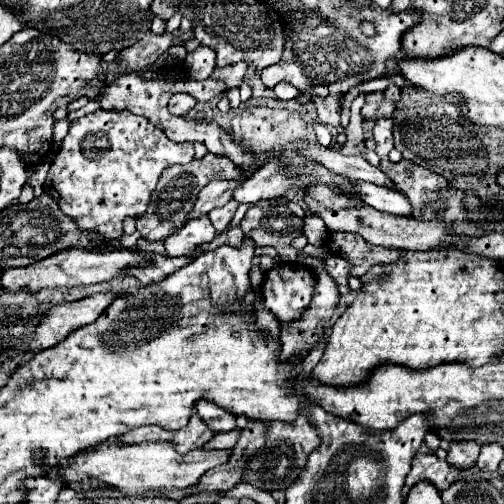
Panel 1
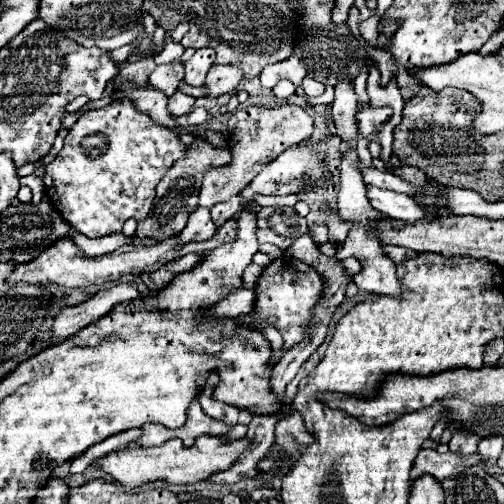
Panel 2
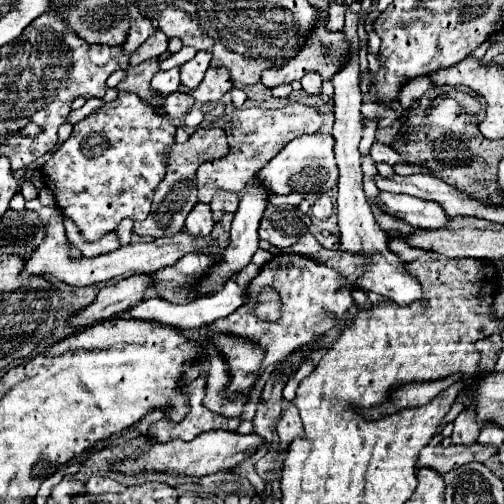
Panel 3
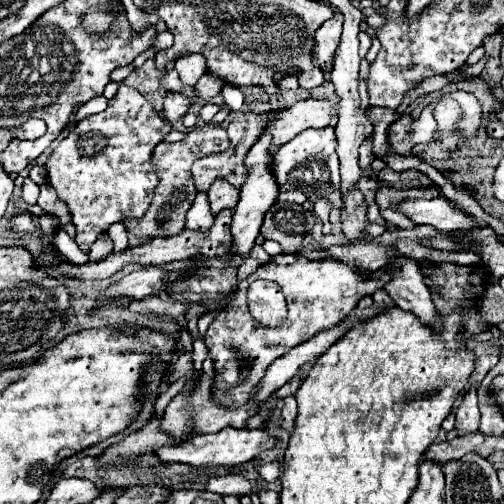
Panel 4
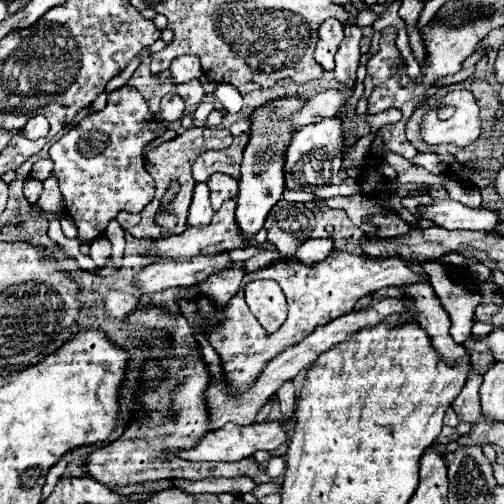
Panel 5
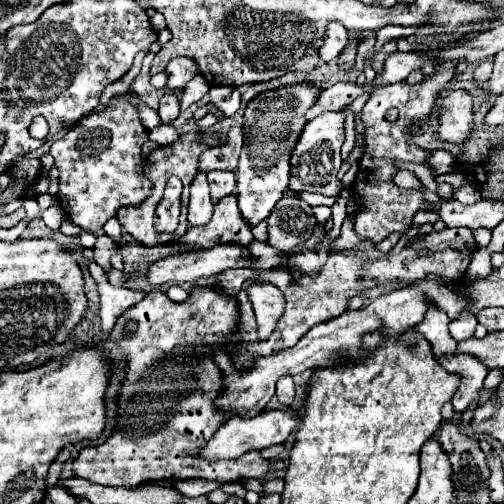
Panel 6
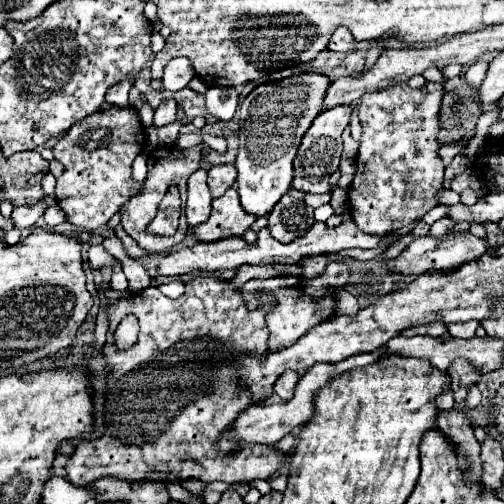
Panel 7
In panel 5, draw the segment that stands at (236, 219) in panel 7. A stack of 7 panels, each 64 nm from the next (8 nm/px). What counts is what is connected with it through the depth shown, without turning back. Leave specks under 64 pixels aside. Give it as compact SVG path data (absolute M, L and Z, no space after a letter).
M226 200L220 210L214 214L212 222L204 228L186 228L184 234L178 236L168 236L164 240L154 242L148 250L144 250L142 254L150 254L150 256L164 256L164 258L174 258L174 260L186 260L198 254L216 254L216 252L226 252L226 250L234 250L234 248L248 248L254 242L252 240L244 240L244 236L240 236L240 226L236 224L236 202L234 200Z

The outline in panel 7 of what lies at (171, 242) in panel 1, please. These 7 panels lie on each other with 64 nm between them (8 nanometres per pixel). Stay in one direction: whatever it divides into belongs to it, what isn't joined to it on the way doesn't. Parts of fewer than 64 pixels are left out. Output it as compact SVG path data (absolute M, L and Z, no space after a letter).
M198 168L188 178L188 200L186 200L186 220L190 228L200 226L210 216L212 196L206 186L206 170Z

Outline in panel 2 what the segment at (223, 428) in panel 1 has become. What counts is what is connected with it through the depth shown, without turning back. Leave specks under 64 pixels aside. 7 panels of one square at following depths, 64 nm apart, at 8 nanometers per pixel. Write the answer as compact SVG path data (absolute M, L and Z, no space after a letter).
M210 372L208 380L206 380L206 388L204 388L202 394L200 394L200 406L202 406L202 410L204 410L208 416L218 418L218 420L224 420L226 424L232 424L232 426L234 426L234 424L238 422L240 410L212 398L216 384L218 384L218 376L216 376L216 372Z

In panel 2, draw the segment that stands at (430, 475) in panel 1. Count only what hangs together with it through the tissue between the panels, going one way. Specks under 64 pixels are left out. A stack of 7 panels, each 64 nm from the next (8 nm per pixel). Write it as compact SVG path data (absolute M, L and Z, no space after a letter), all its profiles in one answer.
M422 448L420 454L416 456L414 460L414 466L412 466L412 480L422 476L422 474L432 474L434 478L438 478L440 482L448 476L456 476L460 474L464 468L468 466L474 466L474 464L480 464L482 458L478 452L474 452L472 456L456 456L456 452L444 452L440 454L438 450L428 450L428 448Z

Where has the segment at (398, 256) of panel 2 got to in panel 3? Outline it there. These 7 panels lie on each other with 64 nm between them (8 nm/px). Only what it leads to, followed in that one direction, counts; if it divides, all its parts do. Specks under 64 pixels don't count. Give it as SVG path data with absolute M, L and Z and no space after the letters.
M402 238L388 240L388 248L390 248L392 252L396 252L402 262L412 262L412 260L416 260L416 258L420 258L420 256L426 256L426 254L432 256L432 252L428 252L428 250L424 250L424 248L412 248L412 246L408 244L408 240L402 240Z

